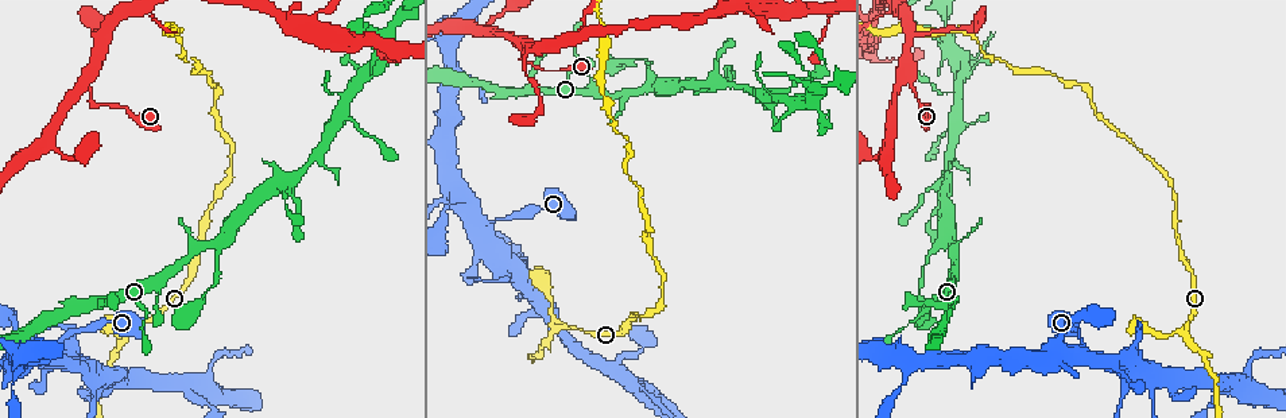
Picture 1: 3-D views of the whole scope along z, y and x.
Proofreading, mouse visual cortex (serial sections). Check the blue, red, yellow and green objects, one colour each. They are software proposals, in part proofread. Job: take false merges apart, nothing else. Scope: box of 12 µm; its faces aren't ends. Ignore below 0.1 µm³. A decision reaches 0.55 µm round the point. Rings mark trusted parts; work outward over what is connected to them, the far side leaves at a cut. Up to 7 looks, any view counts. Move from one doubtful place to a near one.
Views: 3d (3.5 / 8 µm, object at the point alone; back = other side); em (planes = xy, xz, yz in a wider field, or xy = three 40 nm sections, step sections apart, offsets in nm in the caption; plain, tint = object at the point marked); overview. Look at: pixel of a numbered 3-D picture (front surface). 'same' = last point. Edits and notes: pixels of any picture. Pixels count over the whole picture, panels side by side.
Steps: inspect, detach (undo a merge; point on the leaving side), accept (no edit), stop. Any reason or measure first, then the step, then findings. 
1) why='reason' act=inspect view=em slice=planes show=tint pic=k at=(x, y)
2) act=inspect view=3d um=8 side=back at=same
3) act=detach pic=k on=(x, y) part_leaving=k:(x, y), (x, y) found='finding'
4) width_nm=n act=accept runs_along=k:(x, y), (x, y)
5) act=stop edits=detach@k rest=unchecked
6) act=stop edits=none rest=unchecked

why='arms part here' act=inspect view=3d um=3.5 pic=1 at=(944, 242)

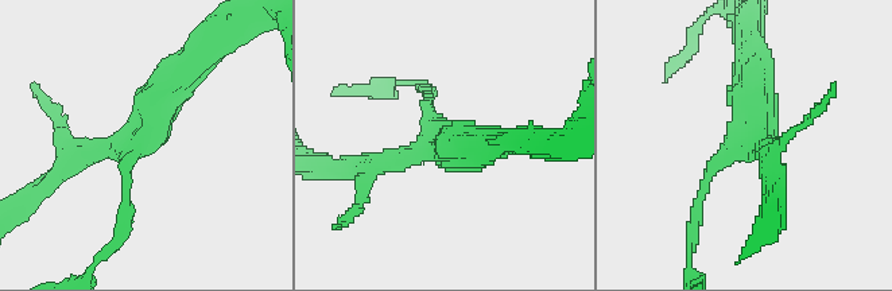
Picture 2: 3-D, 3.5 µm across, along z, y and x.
arms=3 arm_widths_nm=150,250,450 why='shape alone is not enough' act=inspect view=em slice=xy step=2 show=tint pic=2 at=(755, 140)

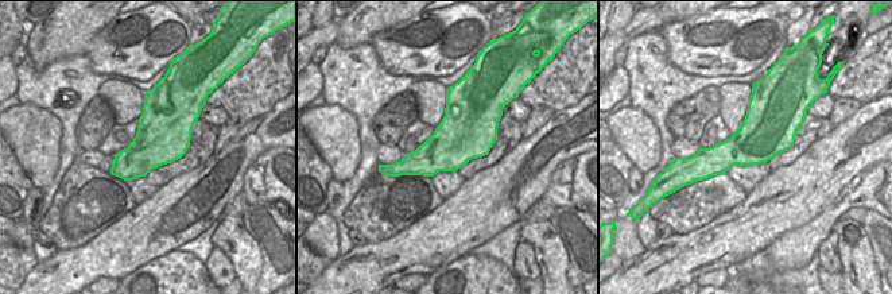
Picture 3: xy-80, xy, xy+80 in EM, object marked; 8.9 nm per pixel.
act=accept runs_along=2:(51, 179), (134, 139), (183, 72) found='continuous, no second cell'

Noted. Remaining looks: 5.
why='arms part here' act=inspect view=3d um=3.5 pic=1 at=(1245, 381)

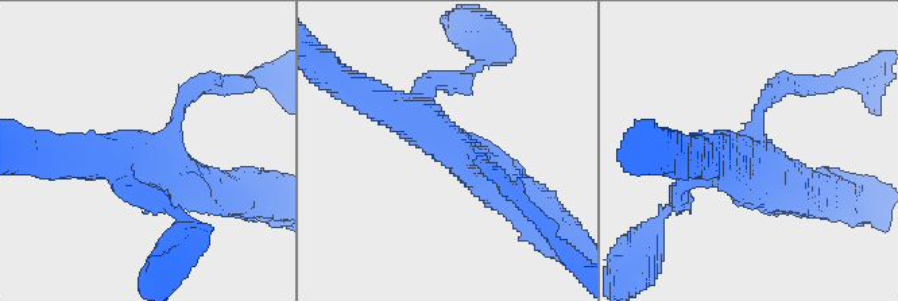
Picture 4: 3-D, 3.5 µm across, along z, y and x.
act=inspect view=em slice=planes show=tint pic=4 at=(162, 157)

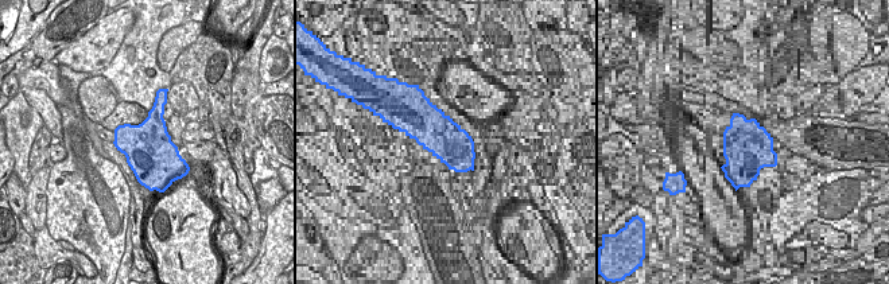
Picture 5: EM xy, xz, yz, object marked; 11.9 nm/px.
act=inspect view=em slice=xy step=5 show=tint at=same

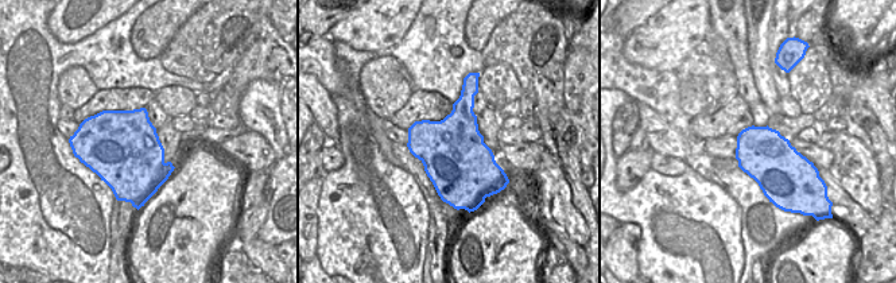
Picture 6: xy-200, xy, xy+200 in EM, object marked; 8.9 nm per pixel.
act=accept runs_along=4:(387, 105), (441, 137), (531, 209) found='one cell here'

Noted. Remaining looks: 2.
act=inspect view=3d um=8 pic=1 at=(573, 326)

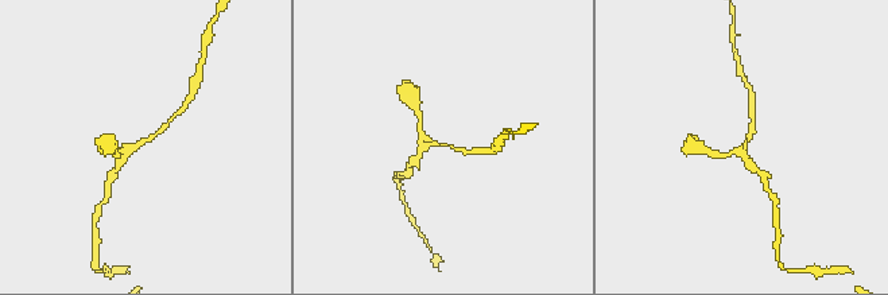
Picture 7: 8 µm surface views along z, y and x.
why='closer look' act=inspect view=3d um=3.5 pic=7 at=(440, 143)

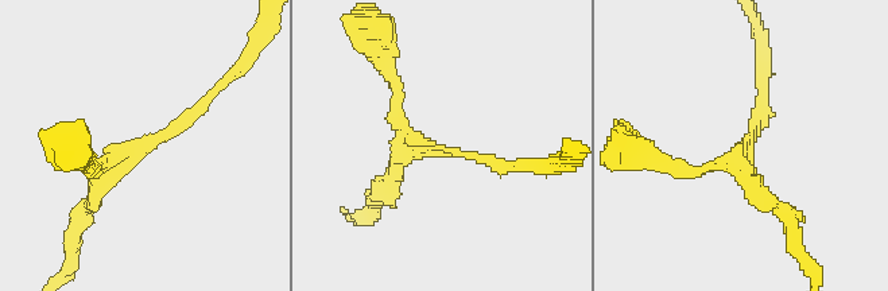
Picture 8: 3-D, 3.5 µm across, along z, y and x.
arm_widths_nm=100,150,200 act=accept runs_along=8:(213, 93), (143, 151), (93, 171) found='all the same cell'

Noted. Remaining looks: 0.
act=stop edits=none rest=unchecked

